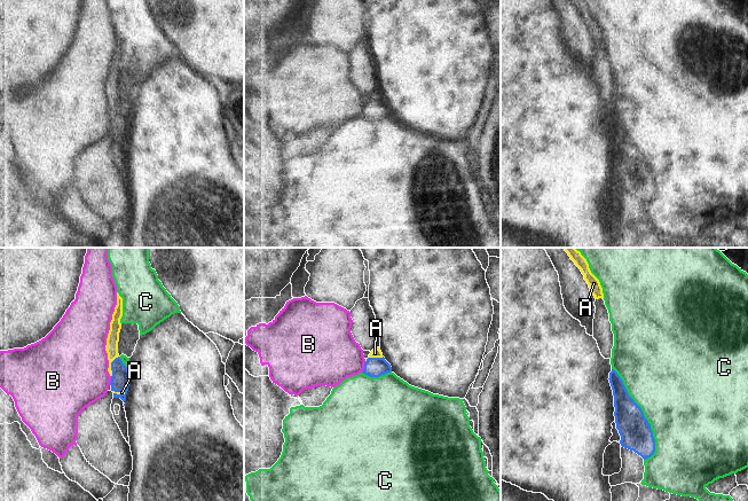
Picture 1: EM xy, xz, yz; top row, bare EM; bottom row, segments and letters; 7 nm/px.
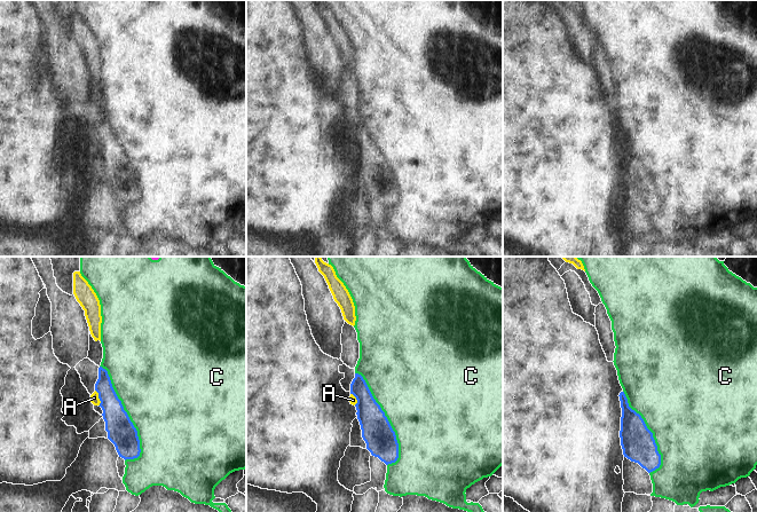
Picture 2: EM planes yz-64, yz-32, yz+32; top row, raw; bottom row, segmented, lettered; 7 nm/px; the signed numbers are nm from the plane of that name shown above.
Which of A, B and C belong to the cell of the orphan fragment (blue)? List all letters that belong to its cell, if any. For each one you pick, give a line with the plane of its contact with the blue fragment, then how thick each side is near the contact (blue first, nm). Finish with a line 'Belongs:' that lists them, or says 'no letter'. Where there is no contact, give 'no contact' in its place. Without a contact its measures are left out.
A: meets blue in xy; 130 nm thick on the blue side, 90 nm on the other
Belongs: A

